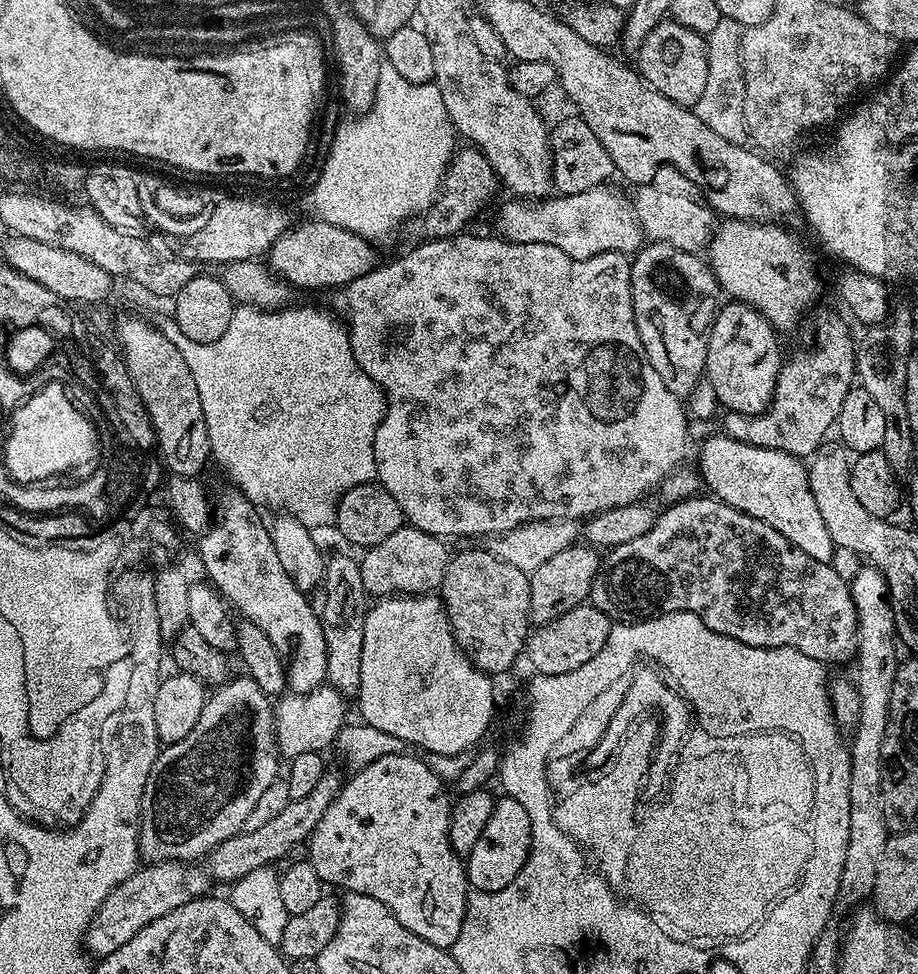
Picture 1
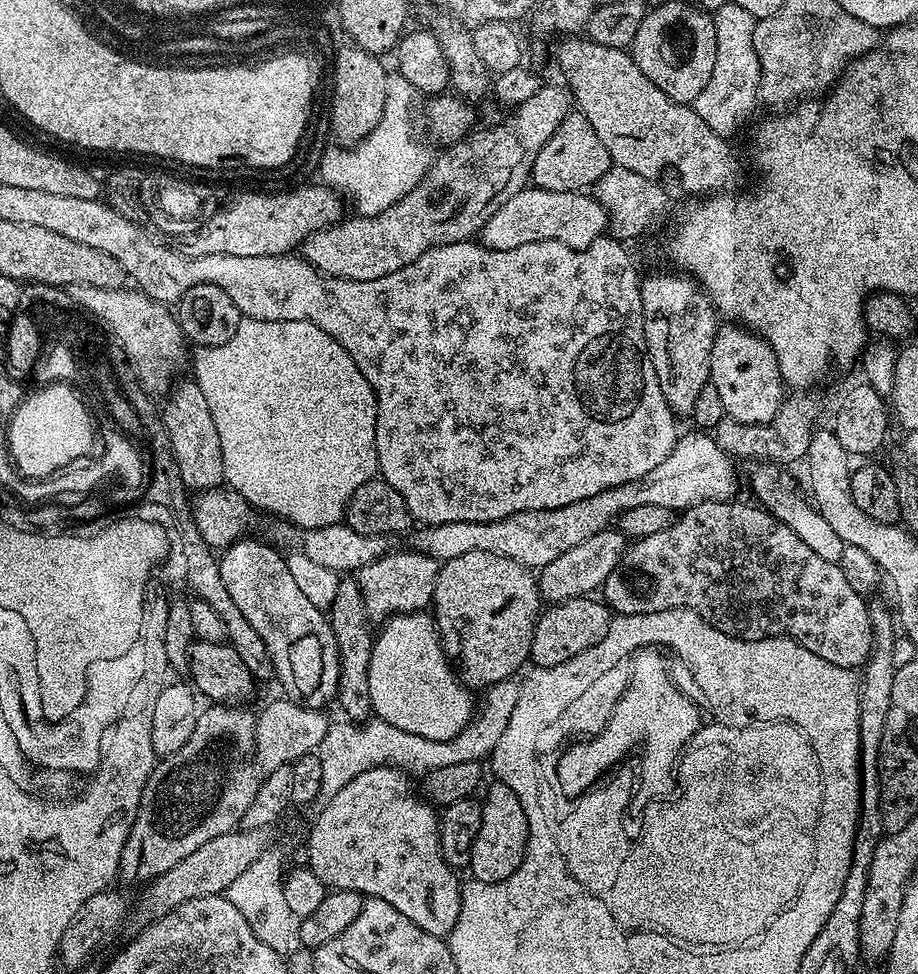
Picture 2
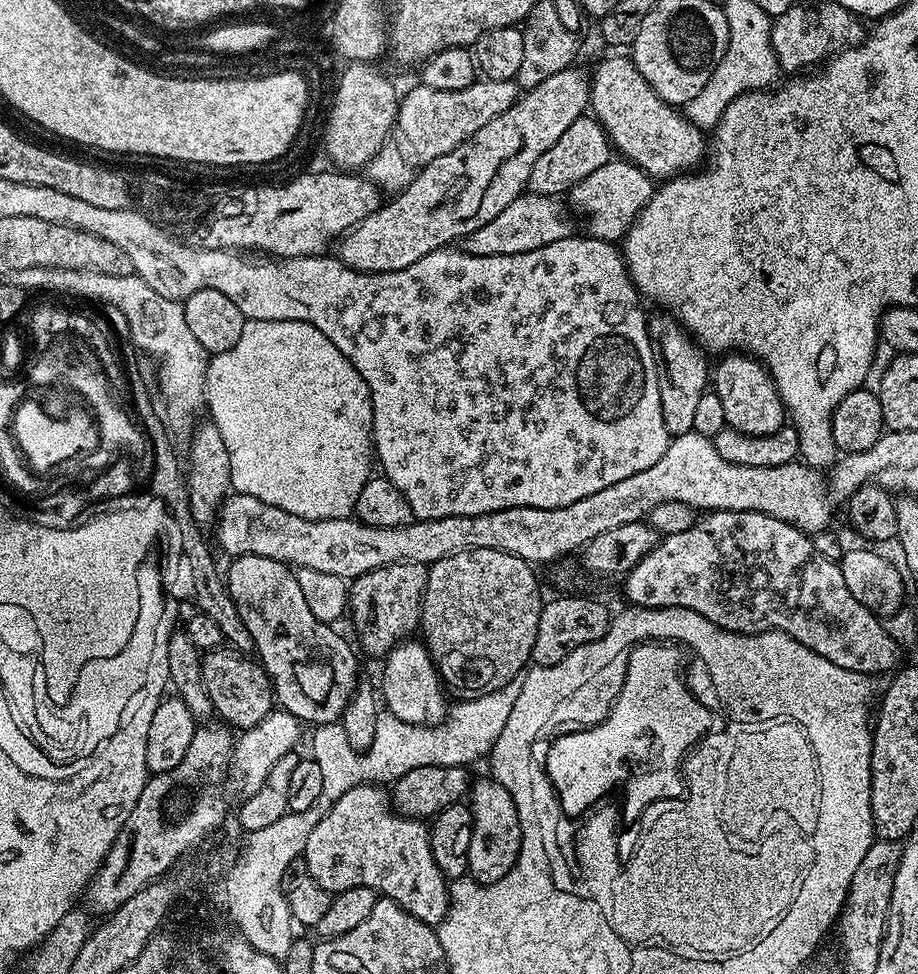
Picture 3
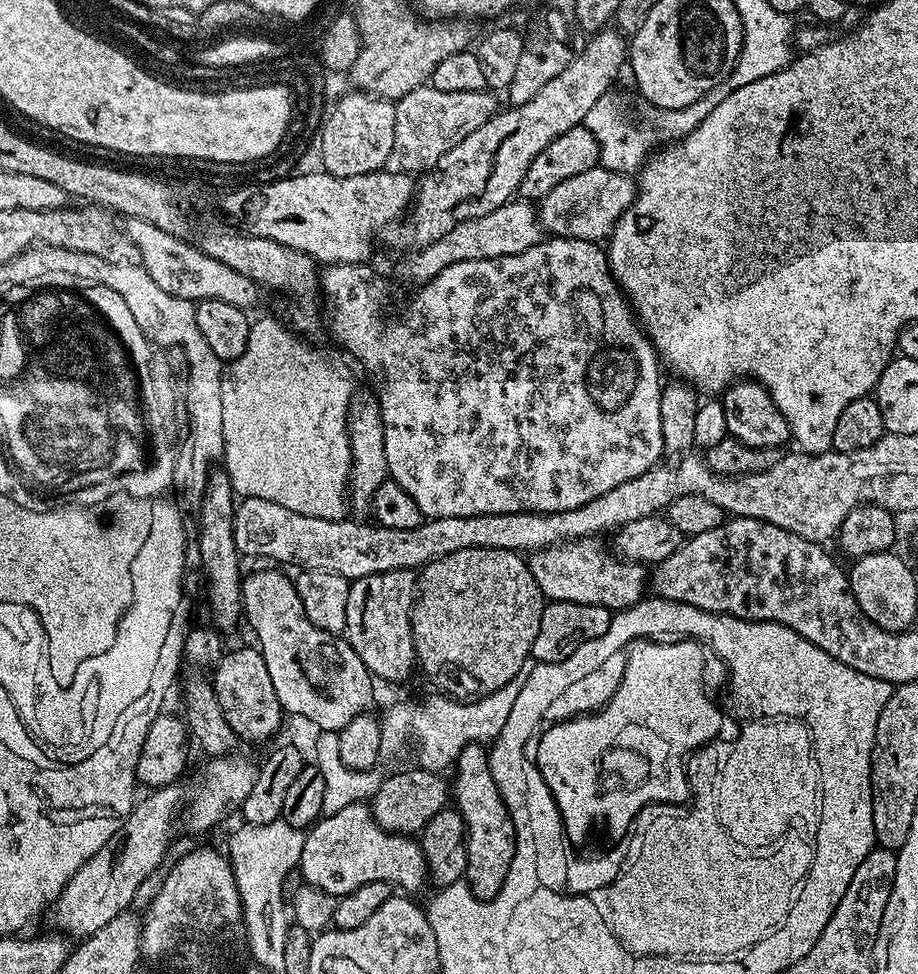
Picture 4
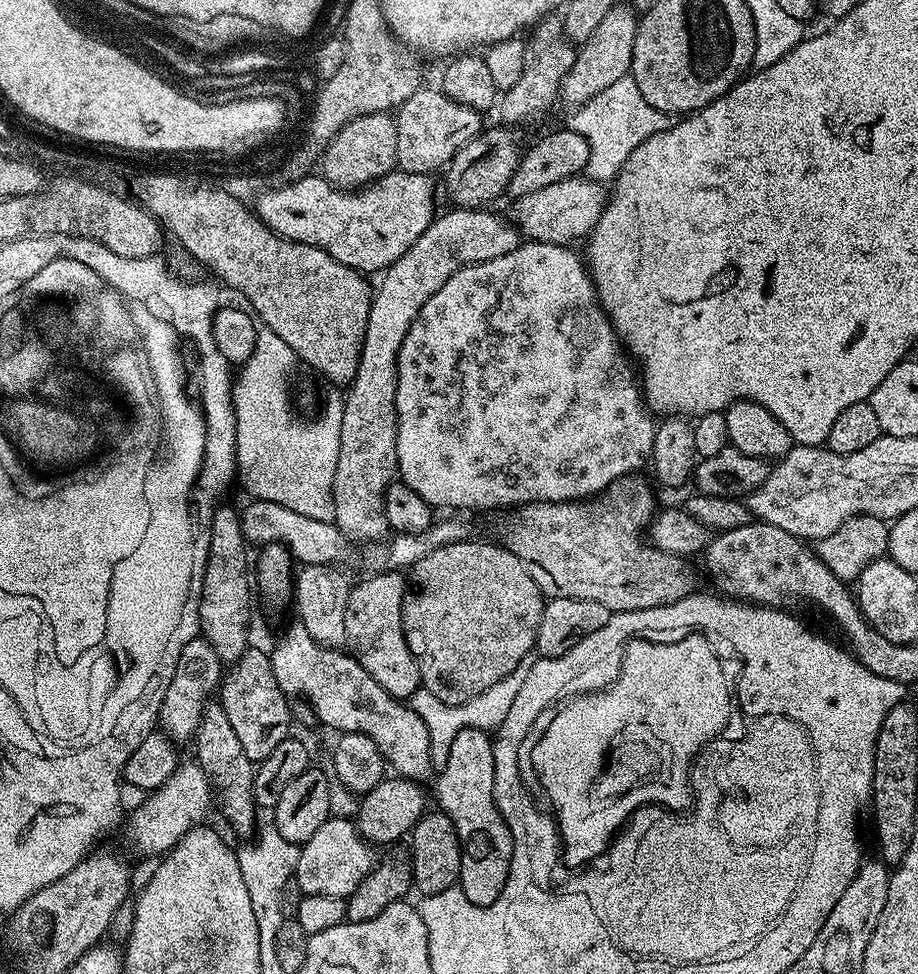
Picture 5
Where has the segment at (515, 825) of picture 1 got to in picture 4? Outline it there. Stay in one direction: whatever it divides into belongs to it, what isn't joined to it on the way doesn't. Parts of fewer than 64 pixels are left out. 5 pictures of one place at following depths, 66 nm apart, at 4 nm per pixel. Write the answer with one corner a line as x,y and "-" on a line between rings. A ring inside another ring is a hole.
479,743
465,746
454,765
456,781
450,784
454,807
462,814
468,842
468,861
464,880
470,891
480,900
493,900
508,881
510,862
514,862
516,827
508,813
498,786
494,786
494,774
490,774
488,748

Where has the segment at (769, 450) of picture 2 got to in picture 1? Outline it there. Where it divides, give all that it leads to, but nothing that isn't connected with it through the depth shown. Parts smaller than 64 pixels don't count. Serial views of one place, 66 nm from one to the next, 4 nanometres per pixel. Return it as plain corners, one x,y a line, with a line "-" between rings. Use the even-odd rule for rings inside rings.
824,312
817,318
817,348
808,348
781,363
768,411
757,416
725,411
723,435
744,442
746,446
782,450
801,458
810,458
819,450
821,444
829,439
828,431
833,431
842,410
842,398
846,398
849,388
857,379
857,341
848,329
849,321
841,316

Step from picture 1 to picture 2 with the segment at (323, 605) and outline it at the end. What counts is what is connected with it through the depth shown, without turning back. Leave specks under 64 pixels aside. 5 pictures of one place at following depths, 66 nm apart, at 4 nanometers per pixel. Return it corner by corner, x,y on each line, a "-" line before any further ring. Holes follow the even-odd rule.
341,578
338,594
334,594
332,607
326,612
328,622
334,630
334,642
340,655
340,681
336,687
335,703
340,703
343,714
349,721
364,722
373,715
370,702
370,654
372,653
373,629
362,602
362,592
355,578

